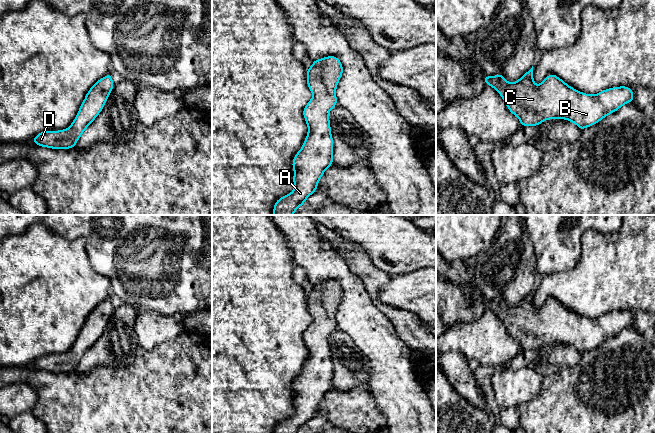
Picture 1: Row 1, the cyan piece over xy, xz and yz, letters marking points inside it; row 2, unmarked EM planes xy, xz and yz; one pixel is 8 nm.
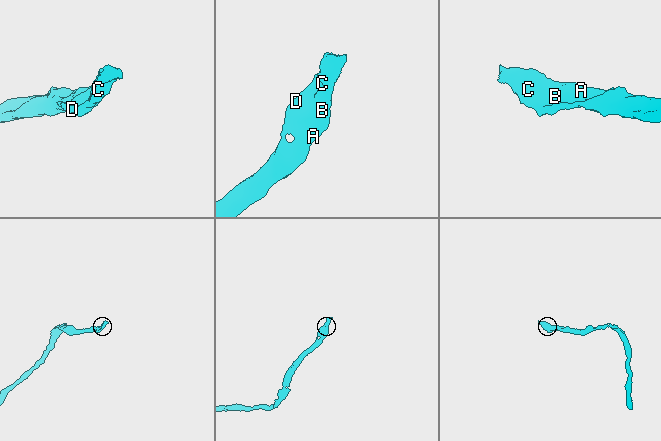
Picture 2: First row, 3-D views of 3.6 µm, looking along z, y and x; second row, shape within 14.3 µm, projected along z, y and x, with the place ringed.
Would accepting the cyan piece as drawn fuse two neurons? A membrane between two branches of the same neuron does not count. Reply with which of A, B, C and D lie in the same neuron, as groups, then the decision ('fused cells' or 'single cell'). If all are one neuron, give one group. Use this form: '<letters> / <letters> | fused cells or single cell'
A B C D | single cell

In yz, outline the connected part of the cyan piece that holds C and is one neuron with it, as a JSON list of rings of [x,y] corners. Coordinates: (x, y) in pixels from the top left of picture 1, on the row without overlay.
[[[533,290],[513,307],[508,307],[502,298],[491,301],[484,299],[484,305],[485,309],[492,310],[502,320],[510,336],[519,342],[521,350],[536,350],[545,344],[557,342],[575,347],[582,355],[634,323],[630,311],[613,311],[589,319],[575,314],[554,298],[549,298],[540,309],[535,309]]]

